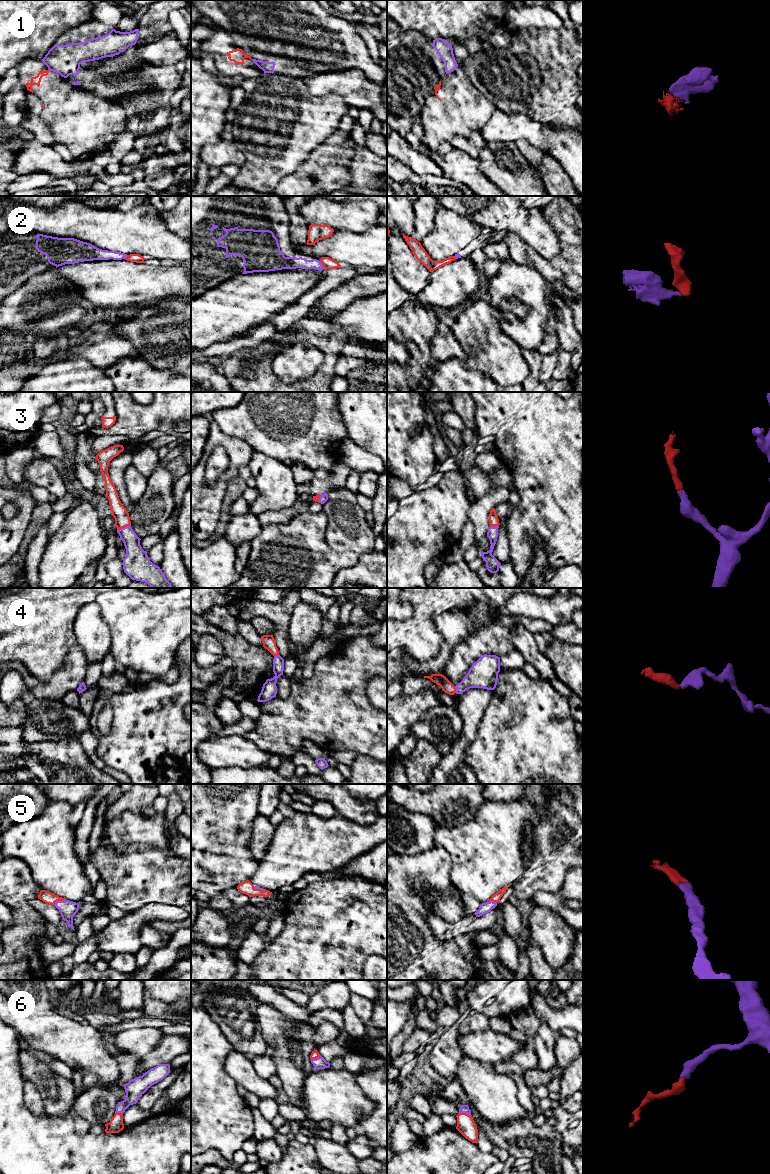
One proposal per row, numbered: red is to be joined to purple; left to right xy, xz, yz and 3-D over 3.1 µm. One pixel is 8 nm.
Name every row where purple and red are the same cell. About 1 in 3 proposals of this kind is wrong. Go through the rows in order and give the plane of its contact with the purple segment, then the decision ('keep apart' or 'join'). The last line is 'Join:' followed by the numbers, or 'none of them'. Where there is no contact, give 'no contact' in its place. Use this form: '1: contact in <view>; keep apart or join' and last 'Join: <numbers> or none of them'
1: contact in xy; keep apart
2: contact in xz; keep apart
3: contact in xy; join
4: contact in yz; join
5: contact in xy; join
6: contact in yz; join
Join: 3, 4, 5, 6

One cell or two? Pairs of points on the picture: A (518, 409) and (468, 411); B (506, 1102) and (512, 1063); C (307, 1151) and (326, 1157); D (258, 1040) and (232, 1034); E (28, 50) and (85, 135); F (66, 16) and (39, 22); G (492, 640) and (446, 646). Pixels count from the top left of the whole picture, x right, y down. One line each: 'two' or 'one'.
A: two
B: two
C: two
D: one
E: two
F: one
G: two

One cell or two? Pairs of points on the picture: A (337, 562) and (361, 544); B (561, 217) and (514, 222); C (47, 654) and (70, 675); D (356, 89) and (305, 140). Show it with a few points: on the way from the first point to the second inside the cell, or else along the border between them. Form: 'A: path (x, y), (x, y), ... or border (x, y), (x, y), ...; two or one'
A: border (328, 544), (337, 551), (352, 551), (358, 556); two
B: border (541, 208), (544, 217), (559, 239); two
C: border (73, 646), (63, 663), (48, 679), (43, 681); two
D: border (321, 95), (339, 94), (350, 107); two

